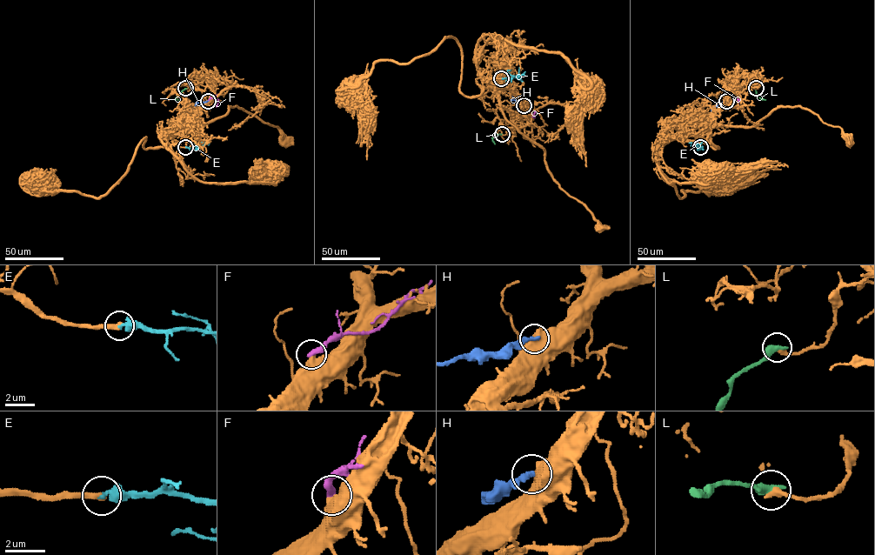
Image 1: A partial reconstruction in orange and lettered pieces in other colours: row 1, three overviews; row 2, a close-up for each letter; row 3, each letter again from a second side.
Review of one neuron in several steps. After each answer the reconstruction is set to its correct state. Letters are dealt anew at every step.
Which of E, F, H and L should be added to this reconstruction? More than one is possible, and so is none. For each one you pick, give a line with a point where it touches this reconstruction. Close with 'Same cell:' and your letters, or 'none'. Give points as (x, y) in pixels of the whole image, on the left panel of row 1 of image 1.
E: meets orange at (185, 147)
Same cell: E

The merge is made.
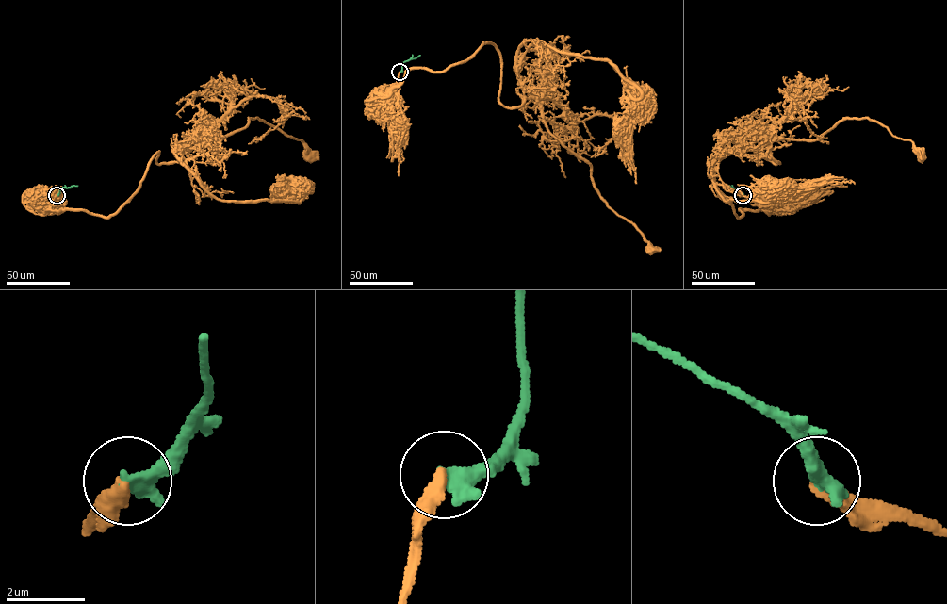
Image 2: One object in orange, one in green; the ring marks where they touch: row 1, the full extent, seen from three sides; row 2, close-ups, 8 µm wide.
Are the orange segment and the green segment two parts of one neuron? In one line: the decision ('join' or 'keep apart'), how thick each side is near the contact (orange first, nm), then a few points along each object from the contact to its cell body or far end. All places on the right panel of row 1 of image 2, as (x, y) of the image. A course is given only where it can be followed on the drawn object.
join; calibres 320 and 420 nm; course orange (742, 195), (763, 208), (737, 216), (719, 155), (778, 163), (771, 140), (815, 139), (847, 119), (922, 154); course green (742, 195), (726, 186)

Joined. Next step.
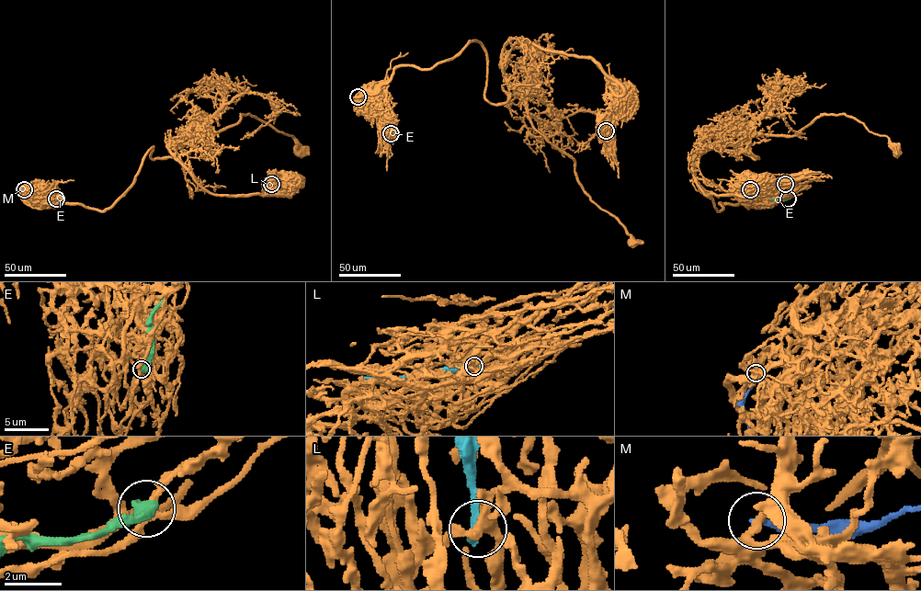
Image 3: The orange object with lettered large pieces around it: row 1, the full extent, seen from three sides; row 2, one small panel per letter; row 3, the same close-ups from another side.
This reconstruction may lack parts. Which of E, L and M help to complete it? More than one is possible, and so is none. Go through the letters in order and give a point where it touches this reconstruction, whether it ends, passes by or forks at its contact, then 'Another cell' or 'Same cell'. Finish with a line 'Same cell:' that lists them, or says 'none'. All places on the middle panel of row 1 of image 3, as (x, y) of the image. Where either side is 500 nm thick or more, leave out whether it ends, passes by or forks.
E: Touches orange at (391, 133). Another cell
L: Touches orange at (606, 130). It ends there. Another cell
M: Touches orange at (358, 96). It ends there. Another cell
Same cell: none

